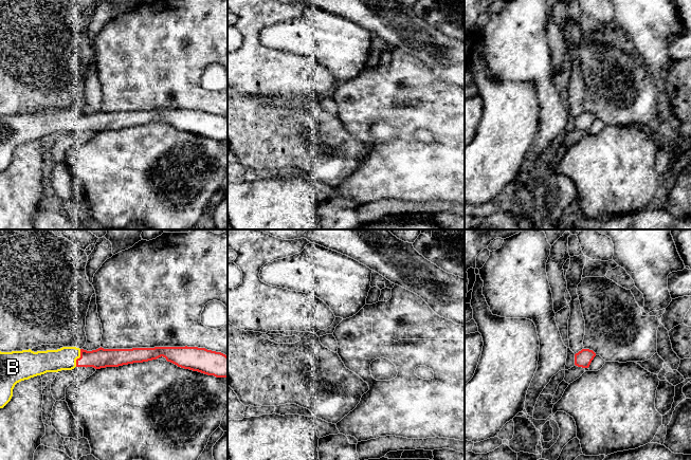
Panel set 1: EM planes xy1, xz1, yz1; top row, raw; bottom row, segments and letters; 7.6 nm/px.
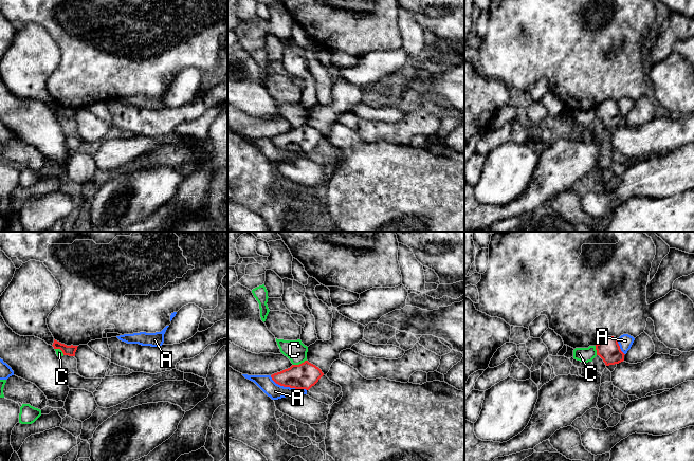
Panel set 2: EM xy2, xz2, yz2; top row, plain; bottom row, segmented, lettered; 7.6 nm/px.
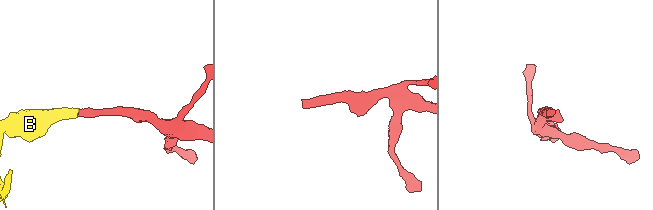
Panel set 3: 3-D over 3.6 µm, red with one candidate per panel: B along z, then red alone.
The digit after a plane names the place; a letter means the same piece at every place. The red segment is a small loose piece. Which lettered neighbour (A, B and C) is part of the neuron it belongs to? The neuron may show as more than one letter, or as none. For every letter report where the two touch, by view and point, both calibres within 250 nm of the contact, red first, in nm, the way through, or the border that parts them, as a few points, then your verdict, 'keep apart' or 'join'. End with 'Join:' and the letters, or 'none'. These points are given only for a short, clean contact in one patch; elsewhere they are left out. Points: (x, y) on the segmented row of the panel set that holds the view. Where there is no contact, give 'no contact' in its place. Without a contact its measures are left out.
A: meets red in xz2 at (288, 386); 200 nm thick on the red side, 120 nm on the other; keep apart
B: meets red in xy1 at (79, 357); 150 nm thick on the red side, 180 nm on the other; join
C: meets red in xz2 at (299, 364); 200 nm thick on the red side, 160 nm on the other; border along xz2 (306, 360), (293, 365); keep apart
Join: B

